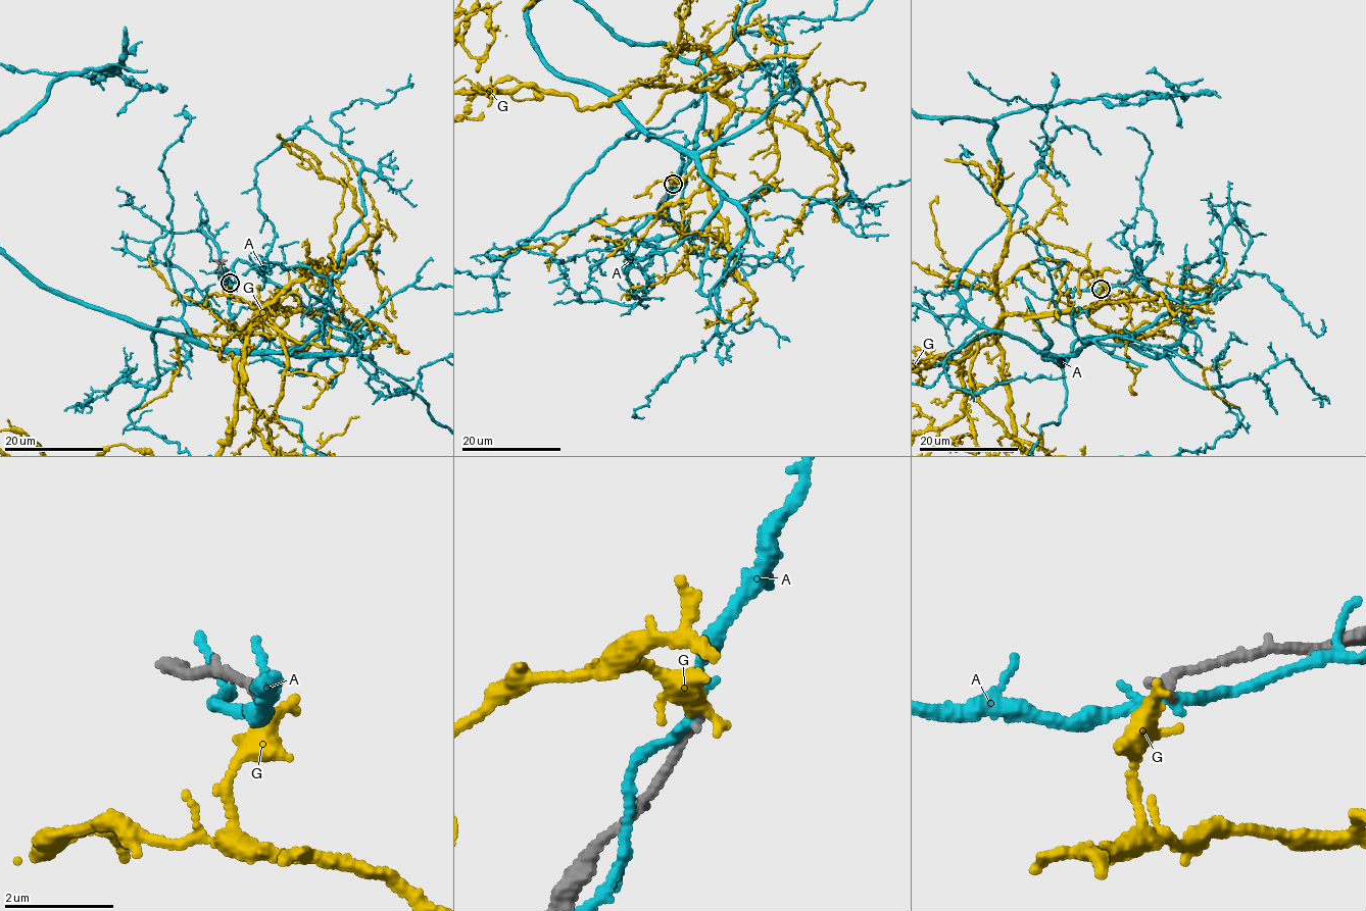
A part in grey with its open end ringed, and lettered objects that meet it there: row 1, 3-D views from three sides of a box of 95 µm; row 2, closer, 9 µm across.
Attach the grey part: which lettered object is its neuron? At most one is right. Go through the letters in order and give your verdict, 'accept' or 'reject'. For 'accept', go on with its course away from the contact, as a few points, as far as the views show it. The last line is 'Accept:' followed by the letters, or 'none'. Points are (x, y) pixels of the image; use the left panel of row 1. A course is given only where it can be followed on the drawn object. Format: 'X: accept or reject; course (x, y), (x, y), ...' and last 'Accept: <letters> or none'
A: reject
G: accept
Accept: G

